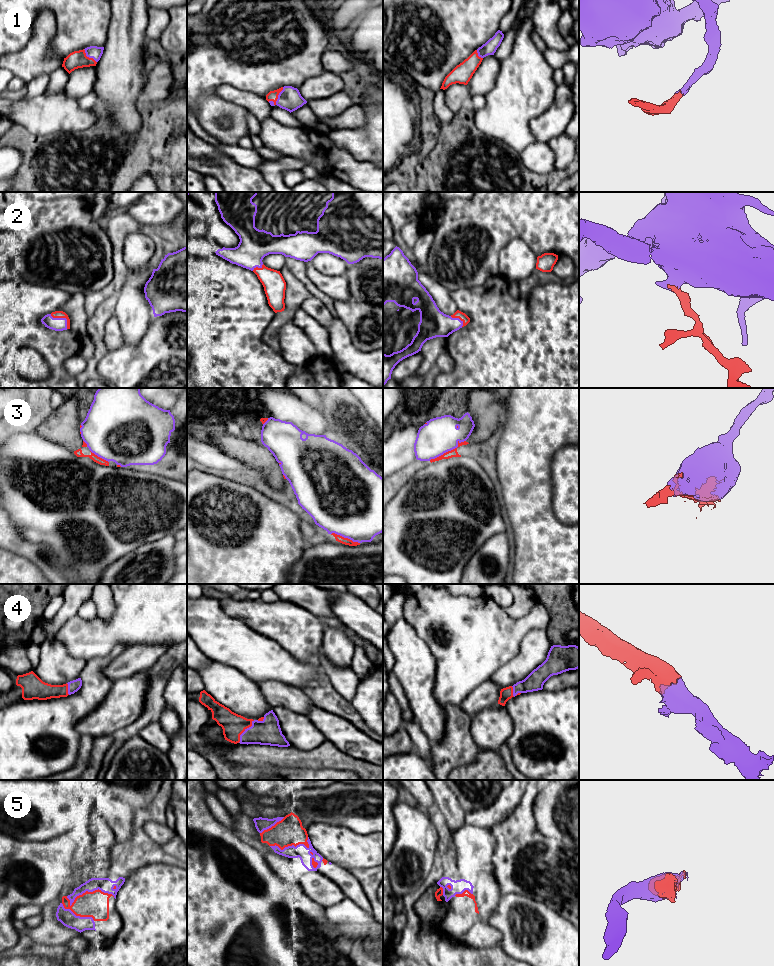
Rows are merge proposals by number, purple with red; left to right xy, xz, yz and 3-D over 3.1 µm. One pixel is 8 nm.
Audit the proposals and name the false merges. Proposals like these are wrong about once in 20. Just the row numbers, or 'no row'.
no row

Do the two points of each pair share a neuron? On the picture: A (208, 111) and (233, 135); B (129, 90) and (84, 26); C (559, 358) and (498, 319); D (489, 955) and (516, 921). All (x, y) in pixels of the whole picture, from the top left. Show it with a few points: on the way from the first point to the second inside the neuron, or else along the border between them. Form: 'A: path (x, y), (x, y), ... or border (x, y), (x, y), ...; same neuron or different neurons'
A: path (209, 119), (225, 135); same neuron
B: border (109, 23), (106, 43), (103, 46); different neurons
C: path (544, 358), (537, 358), (513, 334); same neuron
D: border (499, 945), (509, 955); different neurons

